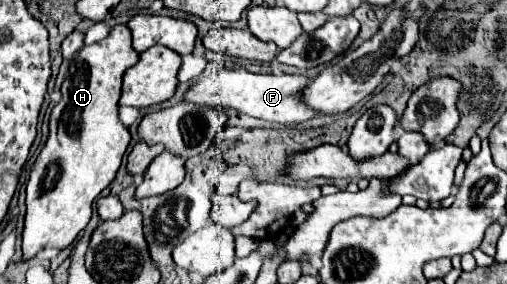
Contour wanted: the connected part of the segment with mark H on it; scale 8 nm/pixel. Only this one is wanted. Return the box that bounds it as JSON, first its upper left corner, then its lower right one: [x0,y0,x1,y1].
[22,24,138,260]

